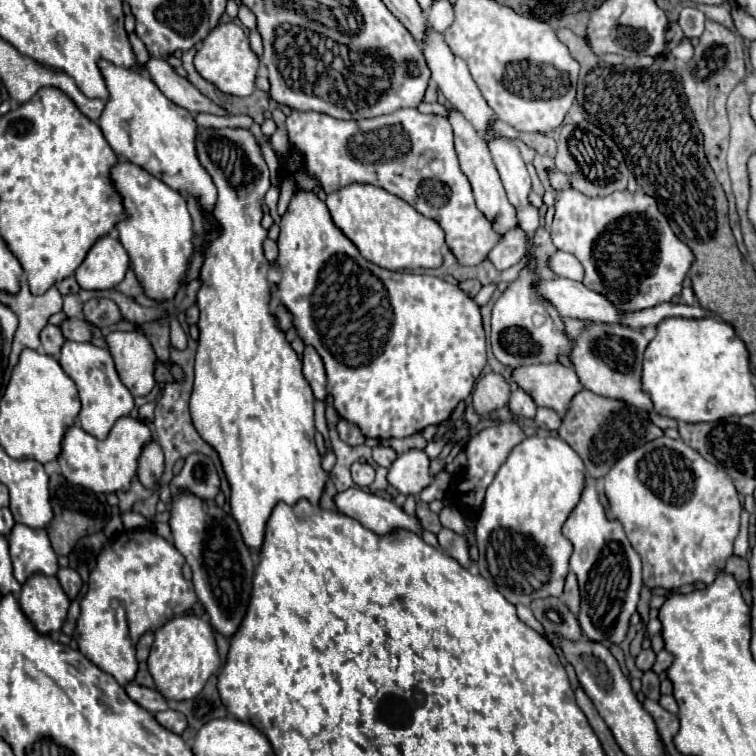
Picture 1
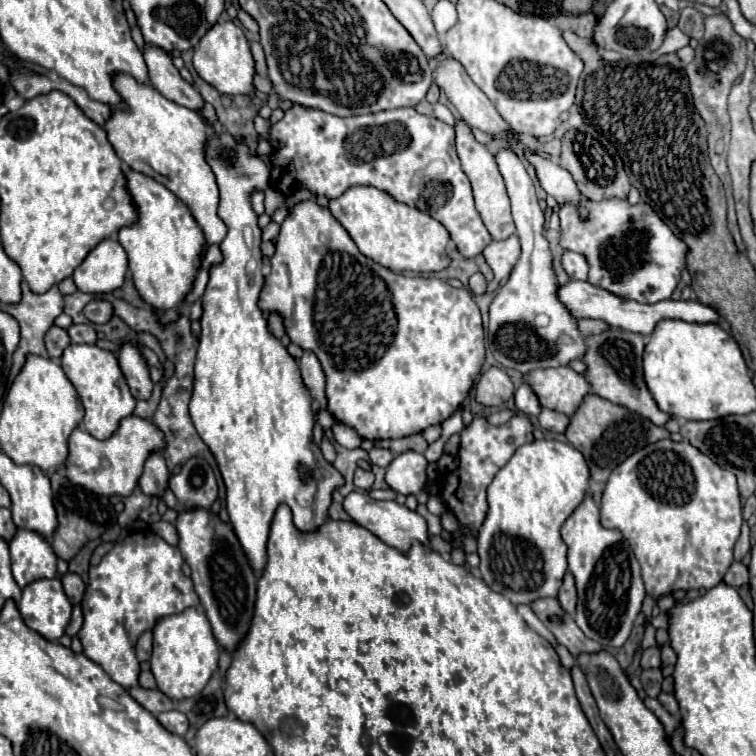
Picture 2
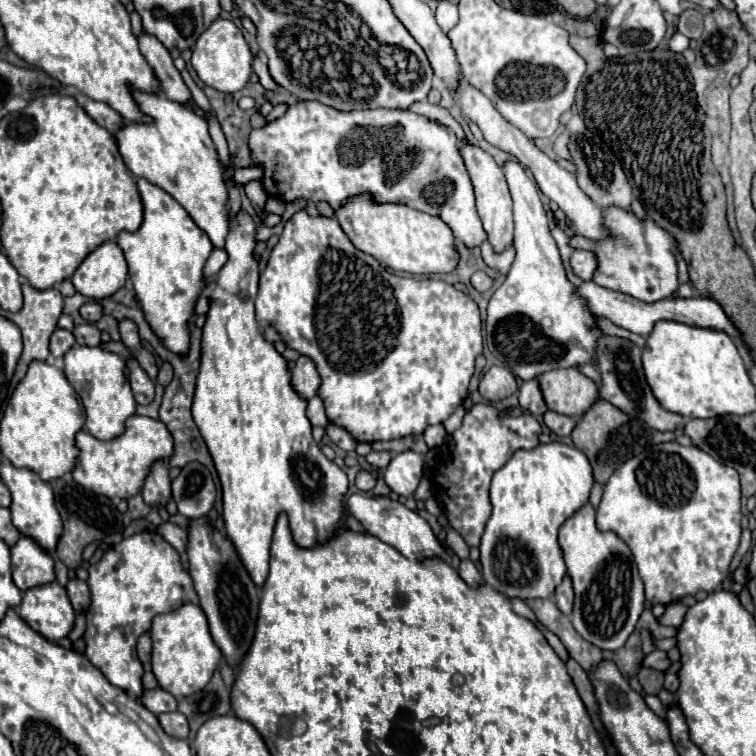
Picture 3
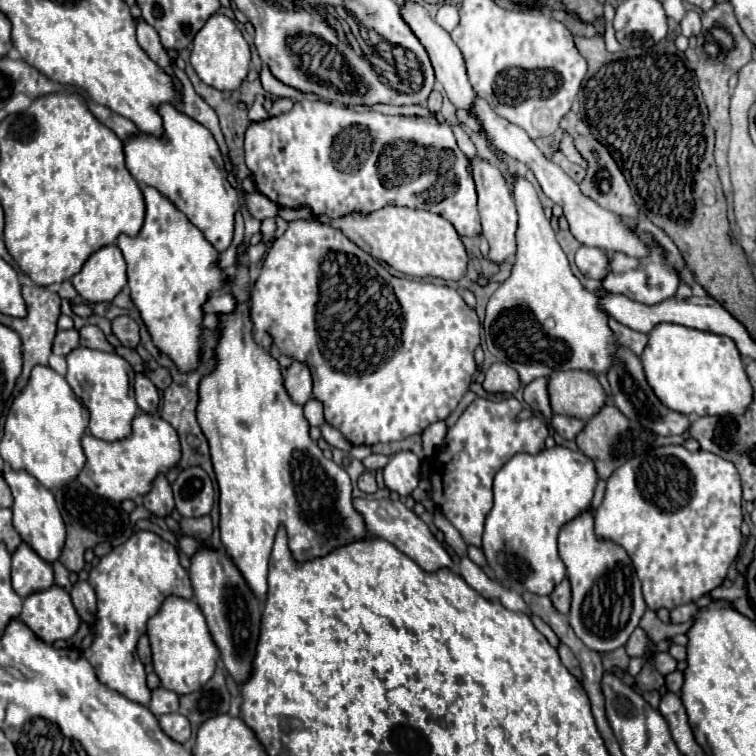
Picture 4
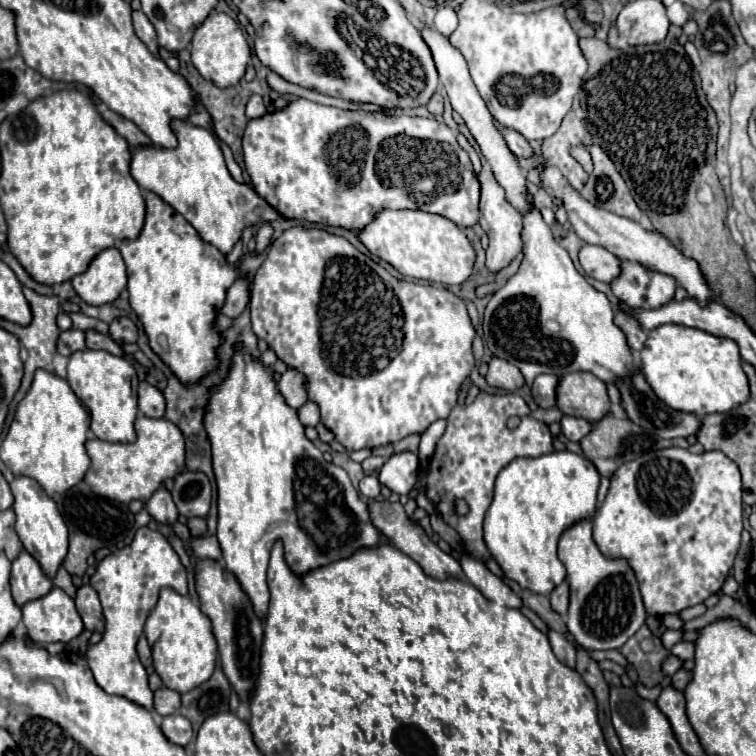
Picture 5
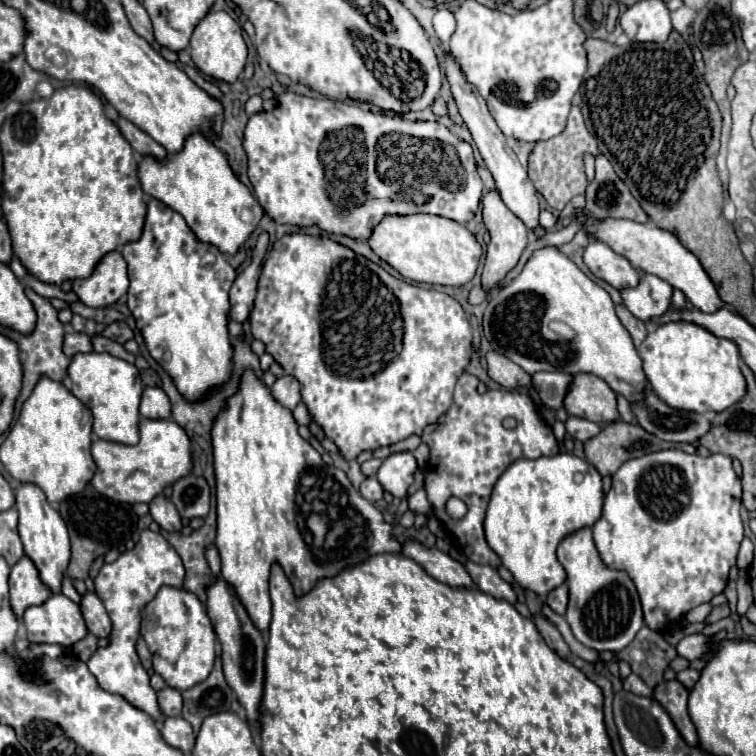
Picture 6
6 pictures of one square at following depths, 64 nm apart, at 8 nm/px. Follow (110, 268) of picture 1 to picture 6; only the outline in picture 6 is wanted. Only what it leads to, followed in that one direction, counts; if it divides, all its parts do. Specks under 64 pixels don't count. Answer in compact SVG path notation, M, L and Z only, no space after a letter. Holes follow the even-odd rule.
M118 250L106 254L90 278L74 280L72 290L90 308L112 306L128 292L126 262Z

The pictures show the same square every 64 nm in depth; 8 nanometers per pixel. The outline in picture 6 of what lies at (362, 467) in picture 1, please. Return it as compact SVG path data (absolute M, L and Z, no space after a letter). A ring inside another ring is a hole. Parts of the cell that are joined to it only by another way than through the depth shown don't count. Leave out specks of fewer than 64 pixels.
M372 476L372 478L366 478L366 480L362 482L360 494L362 494L366 500L370 500L370 502L380 502L382 496L384 496L384 490L382 490L380 482Z

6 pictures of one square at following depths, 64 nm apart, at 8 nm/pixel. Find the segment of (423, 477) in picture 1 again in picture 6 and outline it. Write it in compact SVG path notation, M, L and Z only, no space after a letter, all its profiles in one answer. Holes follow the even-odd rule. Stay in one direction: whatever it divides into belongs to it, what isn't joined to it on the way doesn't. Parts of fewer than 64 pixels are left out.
M398 452L390 454L382 462L376 478L384 490L388 490L396 498L402 498L414 480L414 472L416 472L416 458L412 456L412 452Z

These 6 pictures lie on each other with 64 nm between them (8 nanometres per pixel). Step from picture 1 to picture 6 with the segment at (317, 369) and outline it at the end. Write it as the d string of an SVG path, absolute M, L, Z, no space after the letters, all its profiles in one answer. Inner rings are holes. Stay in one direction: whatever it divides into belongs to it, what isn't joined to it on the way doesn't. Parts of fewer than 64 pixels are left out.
M282 376L280 380L276 380L270 392L272 392L272 398L276 398L276 402L286 406L288 410L294 410L294 406L300 402L300 388L296 378L292 376Z

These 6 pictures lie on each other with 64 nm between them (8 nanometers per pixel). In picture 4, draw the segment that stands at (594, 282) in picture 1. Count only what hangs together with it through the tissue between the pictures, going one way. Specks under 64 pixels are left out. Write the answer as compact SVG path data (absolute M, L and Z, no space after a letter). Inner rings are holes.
M654 250L648 258L642 258L642 260L636 260L624 254L612 254L610 274L602 280L602 284L612 294L624 294L634 302L644 302L648 306L654 306L656 302L662 302L676 294L680 278L676 270L670 264L666 264L666 260L660 256L660 250Z

